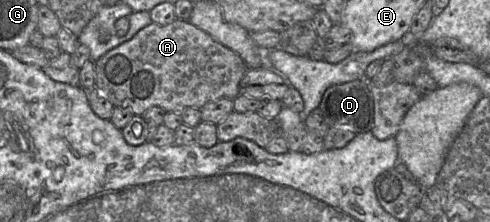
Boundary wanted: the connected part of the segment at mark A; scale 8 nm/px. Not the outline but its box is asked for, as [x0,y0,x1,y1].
[95,19,248,116]

